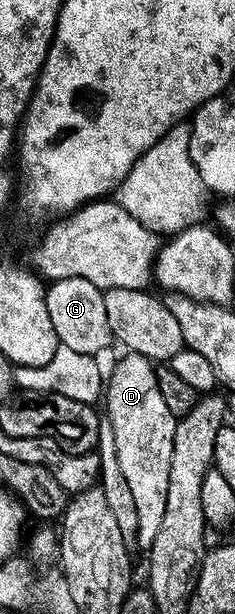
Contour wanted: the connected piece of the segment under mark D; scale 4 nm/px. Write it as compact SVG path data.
M125 352L111 369L108 375L108 381L106 383L106 415L104 411L104 417L108 419L107 426L114 433L114 435L120 435L120 457L118 459L118 464L121 466L122 473L126 477L126 482L130 485L131 496L134 497L134 505L137 506L137 525L138 538L140 537L142 543L147 545L151 543L154 533L158 531L158 525L162 521L162 513L165 509L165 493L168 488L168 473L170 471L170 453L172 452L172 442L174 441L175 425L177 423L177 418L172 415L169 406L166 405L165 398L162 397L160 389L158 389L158 381L156 380L156 370L151 363L151 360L148 360L142 357L141 354L134 354L132 352Z

